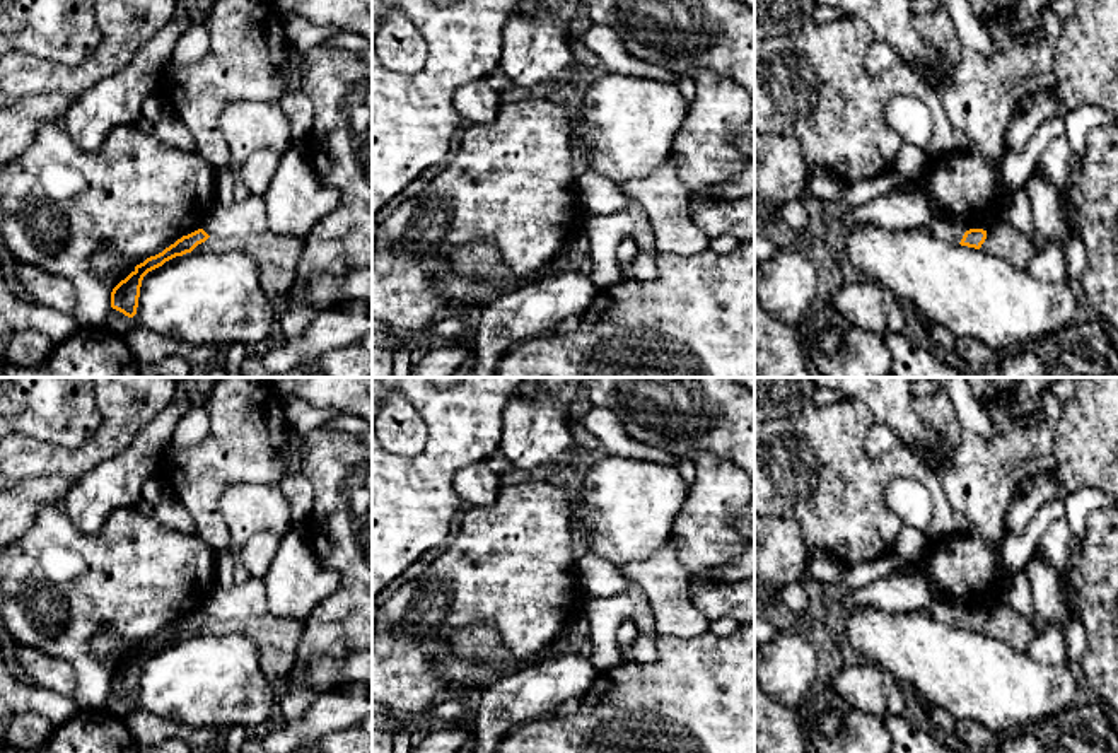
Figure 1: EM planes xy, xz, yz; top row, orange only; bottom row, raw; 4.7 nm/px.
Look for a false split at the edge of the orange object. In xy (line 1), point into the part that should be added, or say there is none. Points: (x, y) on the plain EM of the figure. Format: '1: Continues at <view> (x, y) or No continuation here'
1: No continuation here

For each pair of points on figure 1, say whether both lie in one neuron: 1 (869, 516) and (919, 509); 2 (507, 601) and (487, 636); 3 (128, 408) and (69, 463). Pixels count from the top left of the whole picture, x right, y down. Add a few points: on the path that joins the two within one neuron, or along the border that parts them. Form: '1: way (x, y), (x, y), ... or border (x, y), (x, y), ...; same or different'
1: border (891, 480), (915, 478), (927, 490), (931, 531); different
2: border (454, 630), (492, 624), (516, 659); different
3: way (118, 424), (84, 458); same

